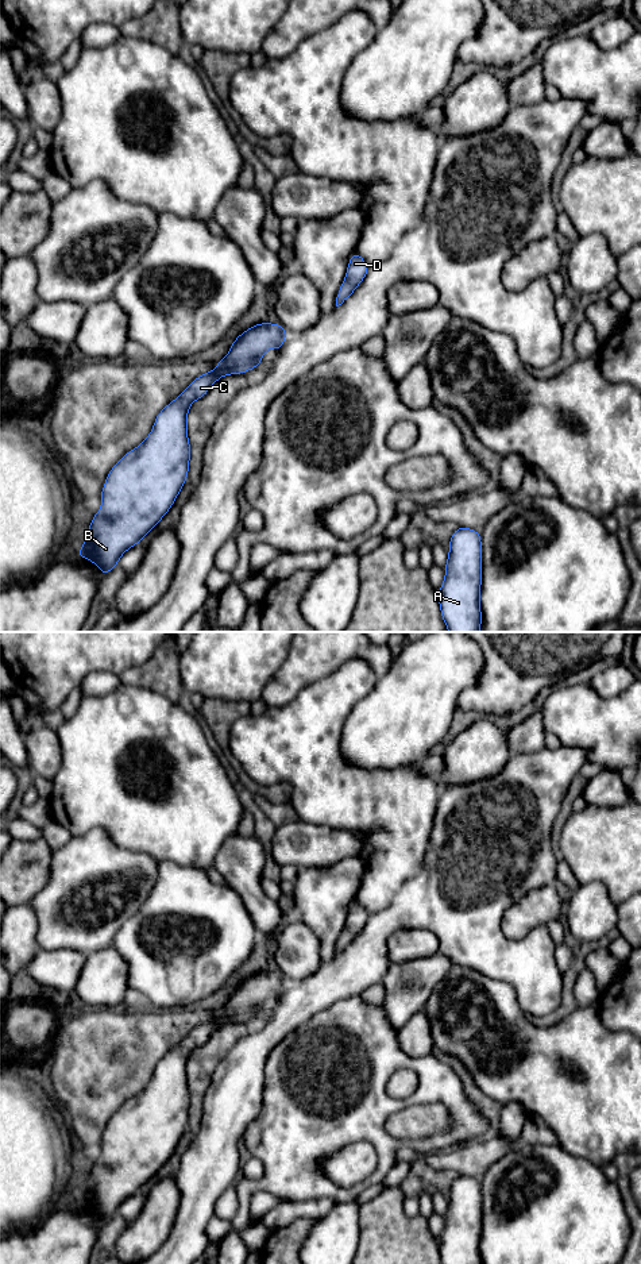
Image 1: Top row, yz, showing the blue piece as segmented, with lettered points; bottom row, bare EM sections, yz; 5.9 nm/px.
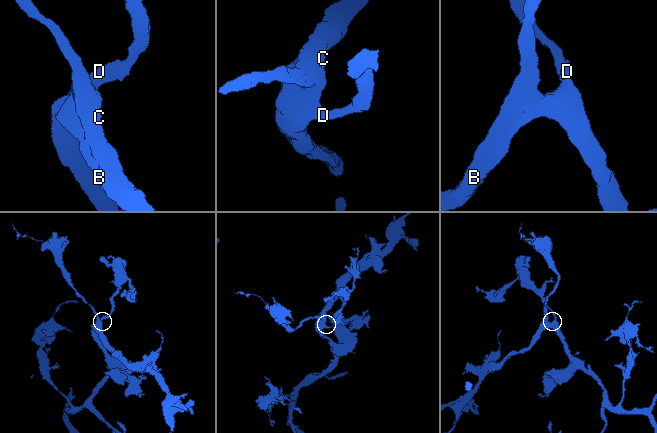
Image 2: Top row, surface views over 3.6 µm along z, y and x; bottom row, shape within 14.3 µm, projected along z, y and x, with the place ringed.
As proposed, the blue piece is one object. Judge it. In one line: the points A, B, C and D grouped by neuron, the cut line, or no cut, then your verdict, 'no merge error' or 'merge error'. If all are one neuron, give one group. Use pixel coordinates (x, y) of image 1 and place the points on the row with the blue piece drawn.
A B C D | no cut | no merge error

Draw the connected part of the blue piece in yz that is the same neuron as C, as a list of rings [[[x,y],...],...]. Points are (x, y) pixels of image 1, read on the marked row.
[[[259,323],[248,330],[244,330],[239,335],[232,346],[229,352],[217,362],[215,370],[197,377],[185,392],[182,392],[175,400],[169,402],[157,416],[151,433],[144,439],[142,444],[128,451],[117,463],[111,469],[104,488],[101,490],[101,508],[93,516],[88,535],[84,540],[81,550],[77,552],[77,558],[88,558],[101,570],[101,575],[105,577],[120,560],[121,555],[140,543],[146,533],[148,533],[169,512],[173,506],[177,496],[179,494],[189,473],[189,460],[190,460],[190,444],[188,438],[188,412],[190,405],[204,397],[213,384],[220,379],[223,375],[229,374],[242,374],[255,369],[262,363],[263,354],[270,348],[281,350],[287,332],[281,324],[273,323]]]

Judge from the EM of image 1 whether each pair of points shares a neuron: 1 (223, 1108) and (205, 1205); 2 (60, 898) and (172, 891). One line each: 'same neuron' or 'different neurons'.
1: same neuron
2: different neurons

